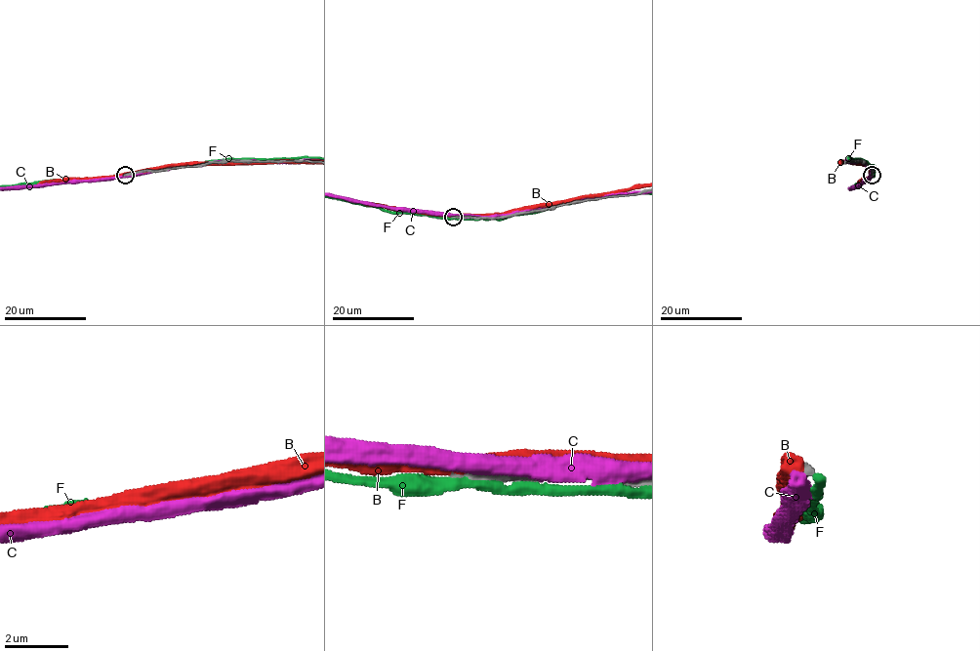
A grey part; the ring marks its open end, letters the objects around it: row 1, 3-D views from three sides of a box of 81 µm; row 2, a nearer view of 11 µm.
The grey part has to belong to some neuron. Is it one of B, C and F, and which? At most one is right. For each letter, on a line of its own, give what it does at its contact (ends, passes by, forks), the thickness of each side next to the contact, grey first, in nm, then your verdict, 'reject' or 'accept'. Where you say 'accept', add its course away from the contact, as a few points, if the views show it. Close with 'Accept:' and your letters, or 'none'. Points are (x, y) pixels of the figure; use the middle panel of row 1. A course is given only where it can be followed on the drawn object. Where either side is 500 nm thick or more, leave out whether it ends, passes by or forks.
B: 260/500 nm | reject
C: it passes by | 240/480 nm | reject
F: it passes by | 260/300 nm | reject
Accept: none

